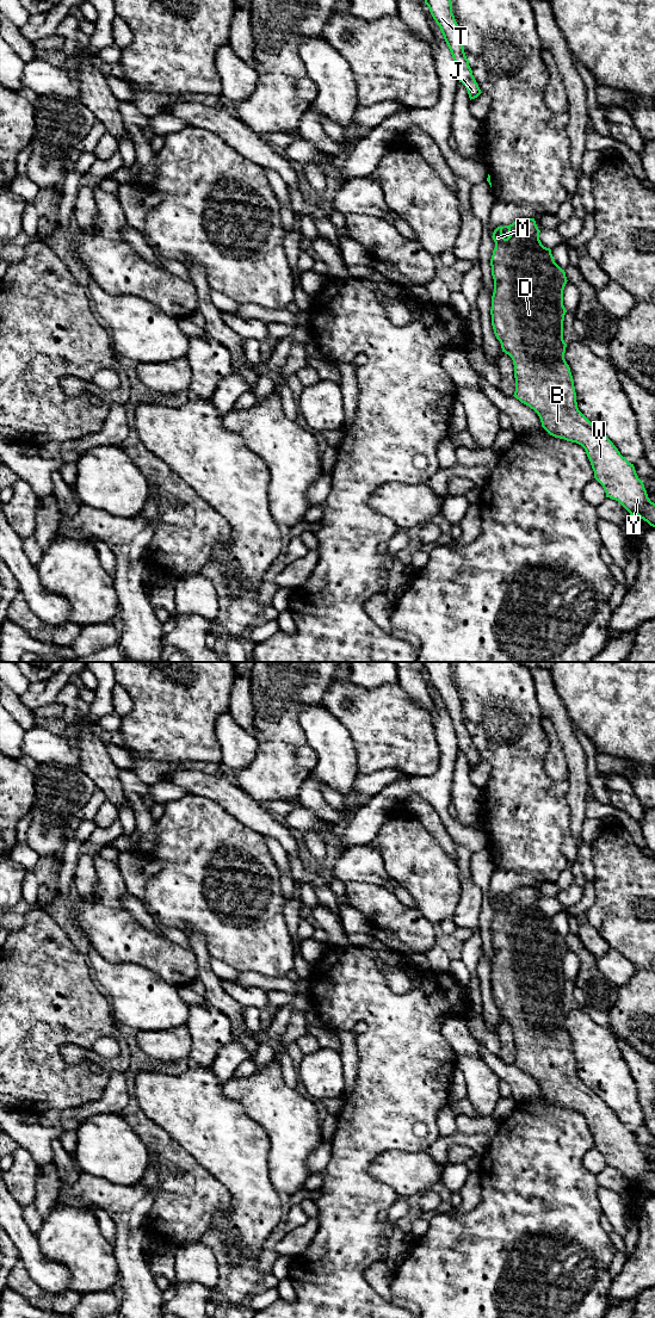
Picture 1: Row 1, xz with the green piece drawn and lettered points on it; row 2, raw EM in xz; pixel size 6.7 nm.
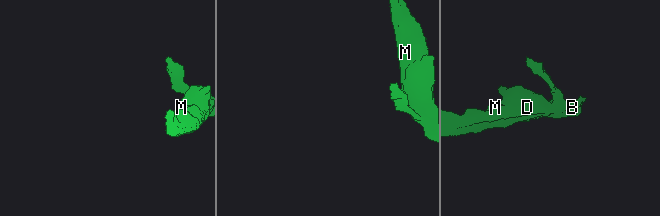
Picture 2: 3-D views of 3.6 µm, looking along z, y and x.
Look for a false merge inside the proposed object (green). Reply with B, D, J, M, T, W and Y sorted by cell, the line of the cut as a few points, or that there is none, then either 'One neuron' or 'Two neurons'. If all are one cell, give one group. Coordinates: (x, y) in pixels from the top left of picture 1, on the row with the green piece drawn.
Groups: B D J M T W Y. No split. One neuron

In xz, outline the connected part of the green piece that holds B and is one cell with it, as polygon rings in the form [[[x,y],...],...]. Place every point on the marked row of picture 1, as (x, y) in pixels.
[[[521,218],[509,225],[498,227],[492,236],[495,242],[490,259],[494,279],[492,326],[502,352],[513,360],[515,378],[513,396],[538,414],[542,427],[550,435],[576,443],[585,448],[594,471],[594,478],[603,485],[606,497],[618,501],[630,515],[638,515],[655,527],[655,503],[648,497],[634,464],[629,463],[613,443],[577,408],[573,376],[564,359],[567,344],[563,340],[563,321],[567,310],[563,305],[563,290],[568,280],[564,270],[555,262],[551,249],[542,245],[539,233],[534,218]]]

